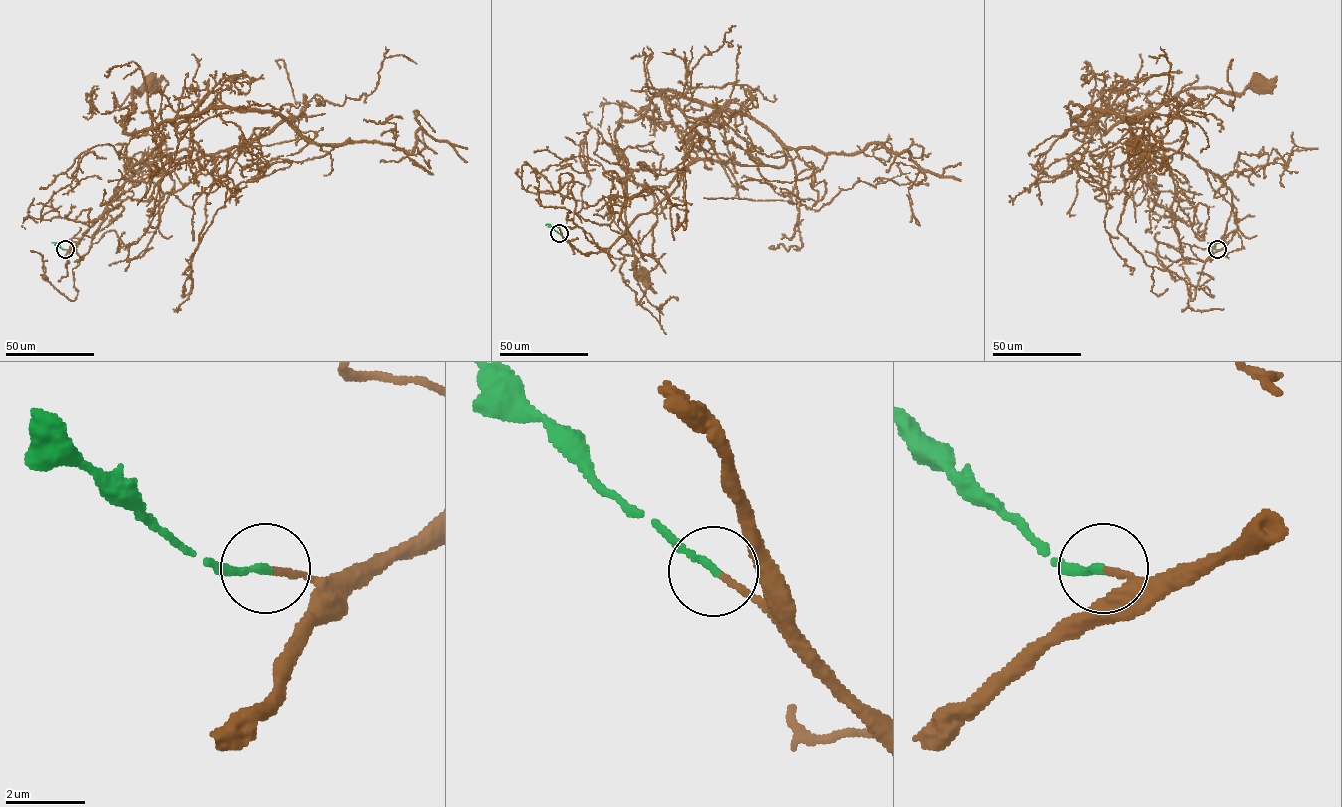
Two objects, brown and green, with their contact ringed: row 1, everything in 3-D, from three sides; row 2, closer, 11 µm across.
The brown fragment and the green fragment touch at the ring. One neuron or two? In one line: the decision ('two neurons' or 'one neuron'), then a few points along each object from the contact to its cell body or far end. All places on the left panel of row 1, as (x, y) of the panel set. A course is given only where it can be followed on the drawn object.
one neuron; brown runs (66, 249), (145, 165), (228, 151), (293, 119), (212, 108), (127, 133), (132, 89), (151, 81); green runs (65, 249), (52, 242)

